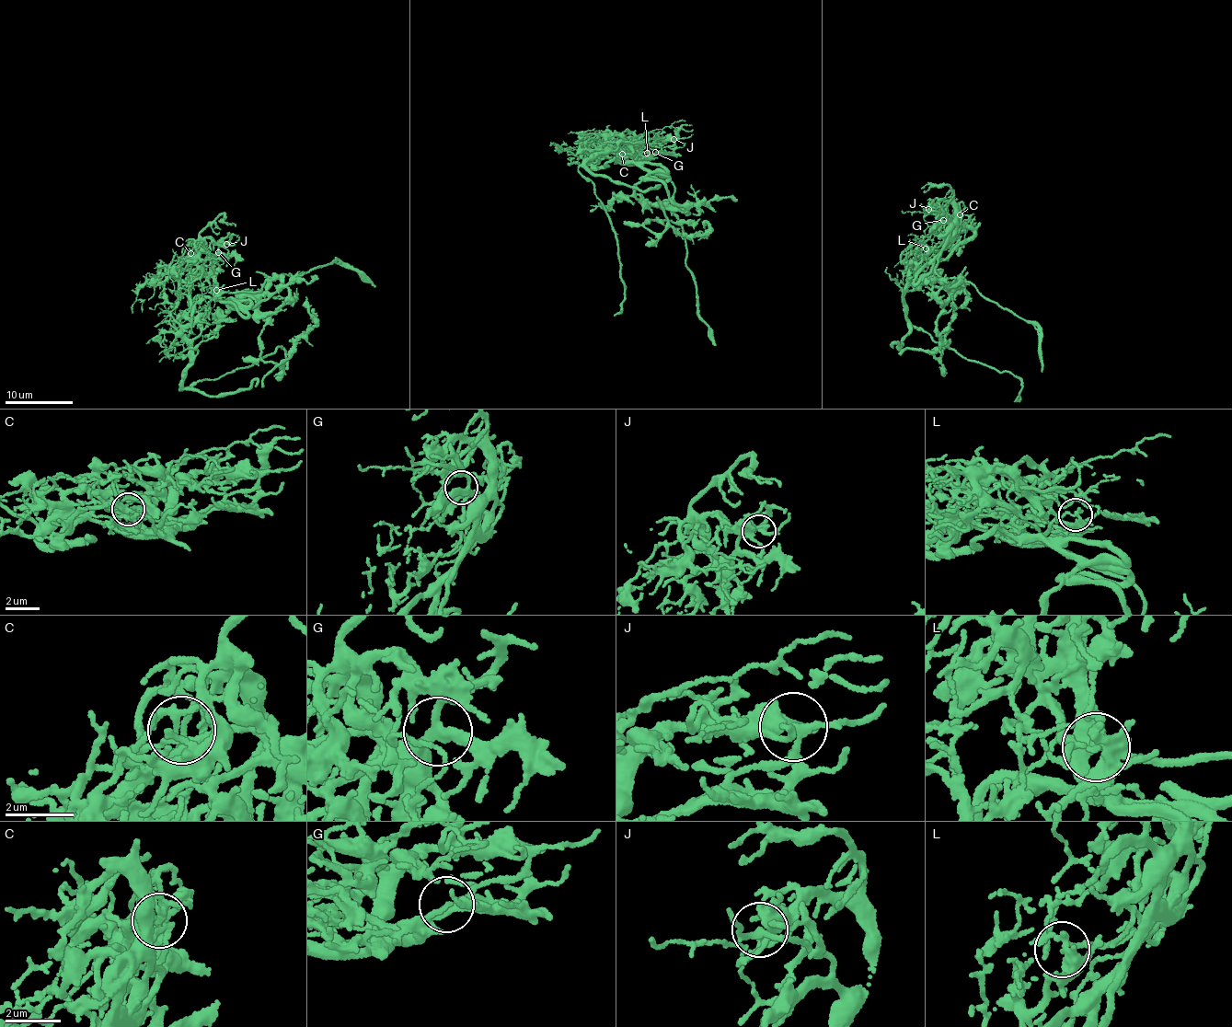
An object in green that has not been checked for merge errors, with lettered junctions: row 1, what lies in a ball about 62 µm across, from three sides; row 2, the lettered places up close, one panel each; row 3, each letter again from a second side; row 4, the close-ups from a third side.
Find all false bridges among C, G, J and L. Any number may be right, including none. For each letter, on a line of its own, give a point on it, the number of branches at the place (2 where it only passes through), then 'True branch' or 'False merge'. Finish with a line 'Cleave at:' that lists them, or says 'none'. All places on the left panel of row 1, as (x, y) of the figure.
C: Place: (190, 253). Branches: 3. False merge
G: Place: (218, 252). Branches: 3. True branch
J: Place: (226, 244). Branches: 5. True branch
L: Place: (216, 290). Branches: 6. False merge
Cleave at: C, L

